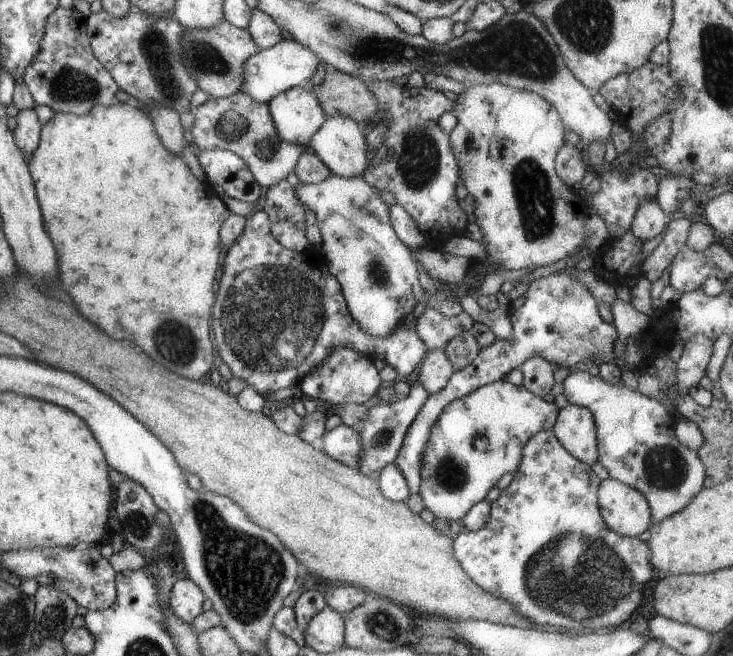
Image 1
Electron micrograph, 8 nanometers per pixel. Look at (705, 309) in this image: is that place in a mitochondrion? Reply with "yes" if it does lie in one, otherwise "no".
no

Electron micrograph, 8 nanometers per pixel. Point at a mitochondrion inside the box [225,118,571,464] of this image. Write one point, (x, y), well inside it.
(534, 197)

